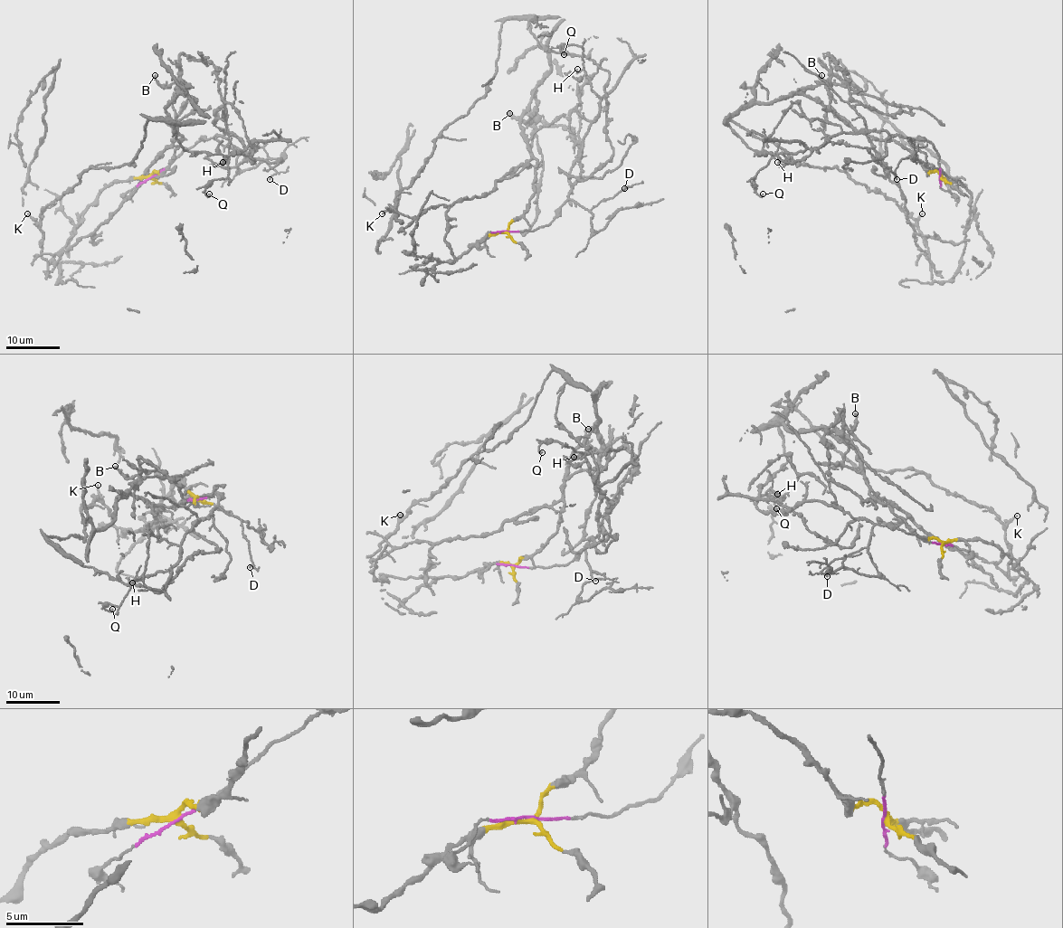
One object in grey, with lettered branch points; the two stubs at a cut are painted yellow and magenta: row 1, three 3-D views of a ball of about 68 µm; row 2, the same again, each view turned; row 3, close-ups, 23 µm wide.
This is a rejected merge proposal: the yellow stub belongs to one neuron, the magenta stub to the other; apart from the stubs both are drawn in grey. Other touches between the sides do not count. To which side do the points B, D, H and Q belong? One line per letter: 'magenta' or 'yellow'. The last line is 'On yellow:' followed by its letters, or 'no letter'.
B: yellow
D: magenta
H: magenta
Q: magenta
On yellow: B

